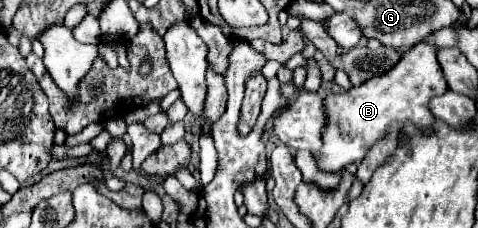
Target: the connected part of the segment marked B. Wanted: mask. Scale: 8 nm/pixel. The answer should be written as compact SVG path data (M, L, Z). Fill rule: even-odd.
M418 43L406 51L388 73L372 77L350 91L328 95L328 127L324 131L324 147L314 153L318 167L324 171L340 171L348 163L360 163L368 149L388 135L392 123L398 123L400 127L404 127L404 123L412 123L416 129L432 135L436 119L430 111L430 101L432 97L444 95L446 89L448 85L436 57L436 47L430 43Z

